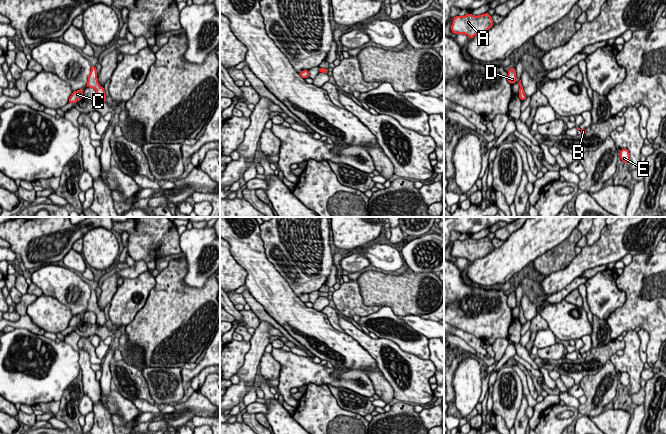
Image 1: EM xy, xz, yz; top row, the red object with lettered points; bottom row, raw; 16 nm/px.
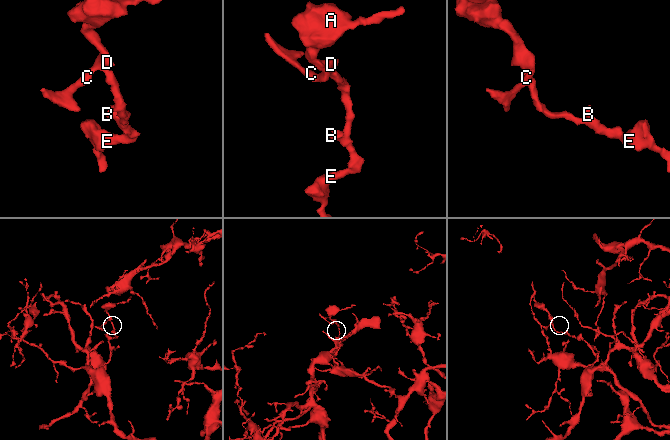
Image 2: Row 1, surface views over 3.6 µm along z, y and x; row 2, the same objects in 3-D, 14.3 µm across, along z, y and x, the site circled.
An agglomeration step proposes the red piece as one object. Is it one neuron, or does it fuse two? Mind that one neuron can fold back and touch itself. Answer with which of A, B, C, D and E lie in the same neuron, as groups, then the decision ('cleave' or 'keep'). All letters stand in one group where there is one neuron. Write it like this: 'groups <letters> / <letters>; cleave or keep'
groups A B C D E; keep

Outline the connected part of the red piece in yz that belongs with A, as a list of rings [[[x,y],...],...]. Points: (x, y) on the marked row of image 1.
[[[471,13],[453,18],[451,31],[455,34],[466,34],[469,39],[476,35],[483,34],[494,25],[489,13],[474,16]]]

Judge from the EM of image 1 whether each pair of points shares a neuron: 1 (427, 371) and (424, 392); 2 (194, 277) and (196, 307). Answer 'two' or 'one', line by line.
1: one
2: two

